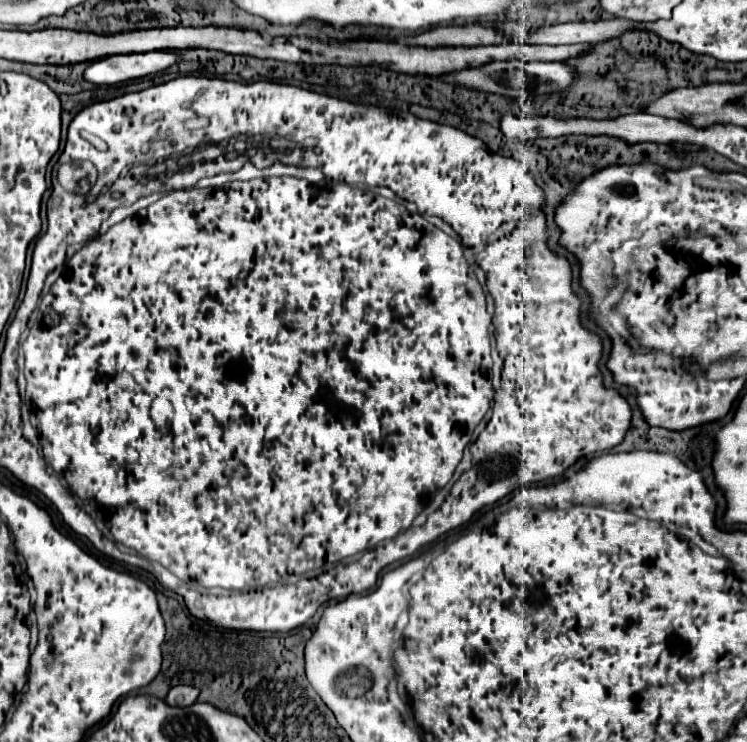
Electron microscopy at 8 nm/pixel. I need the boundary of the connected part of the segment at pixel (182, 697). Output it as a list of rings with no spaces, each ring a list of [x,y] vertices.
[[[175,686],[165,696],[165,702],[169,706],[191,706],[199,696],[199,690],[193,686]]]

